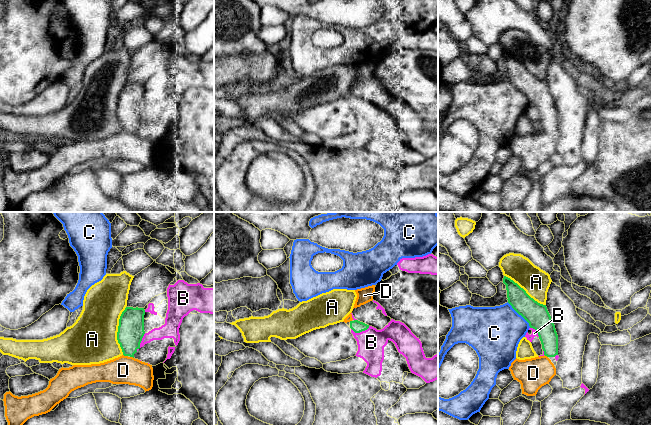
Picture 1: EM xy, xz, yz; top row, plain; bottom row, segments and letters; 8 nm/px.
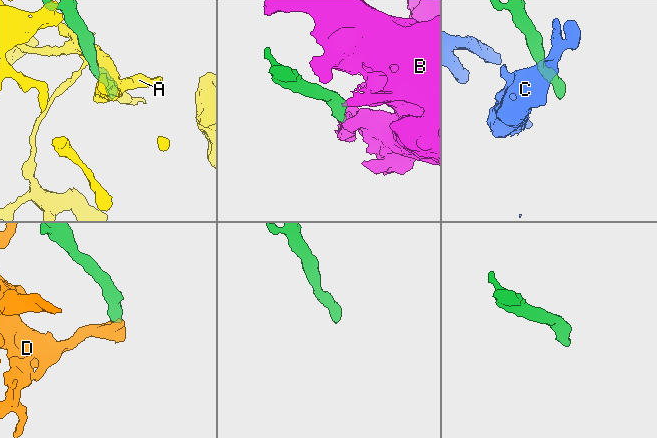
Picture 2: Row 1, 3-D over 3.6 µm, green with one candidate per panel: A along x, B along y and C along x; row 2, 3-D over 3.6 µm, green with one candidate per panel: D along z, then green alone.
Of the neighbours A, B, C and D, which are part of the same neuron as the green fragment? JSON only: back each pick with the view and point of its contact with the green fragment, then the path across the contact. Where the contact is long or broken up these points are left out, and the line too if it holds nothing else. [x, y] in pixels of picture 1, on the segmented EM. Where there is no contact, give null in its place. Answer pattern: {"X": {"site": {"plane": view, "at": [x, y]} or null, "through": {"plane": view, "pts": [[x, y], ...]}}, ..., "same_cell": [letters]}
{"same_cell": []}

